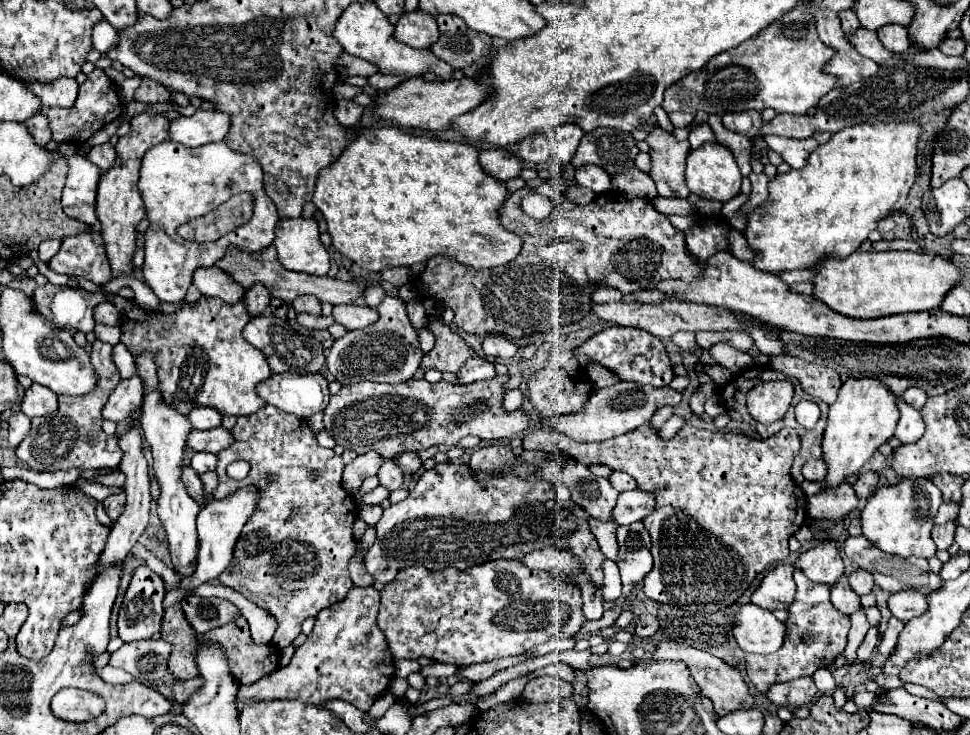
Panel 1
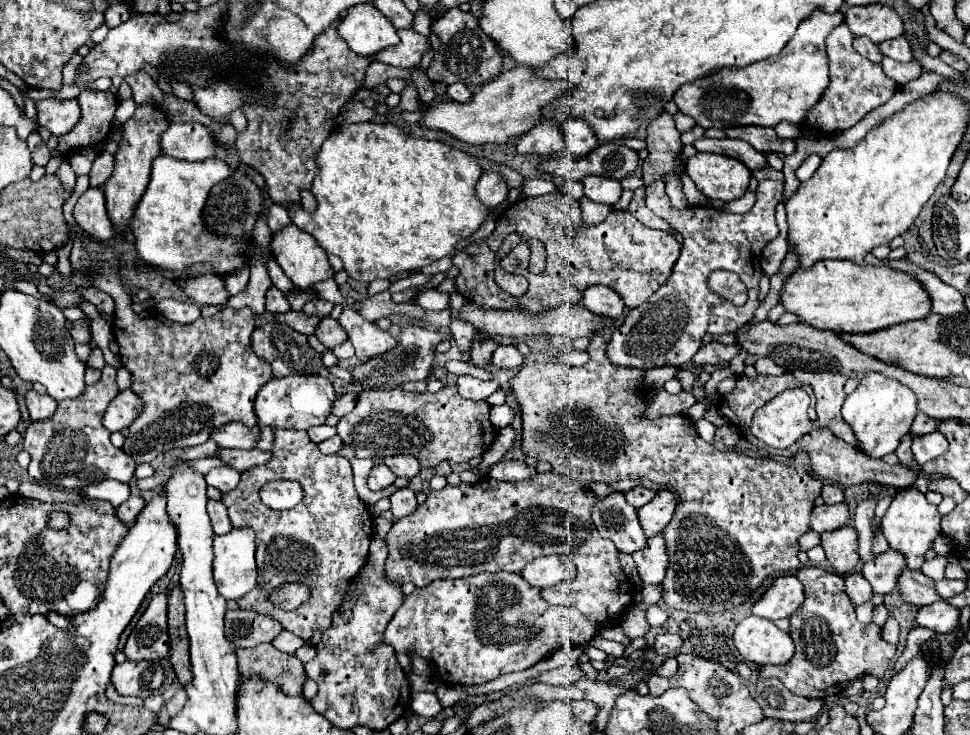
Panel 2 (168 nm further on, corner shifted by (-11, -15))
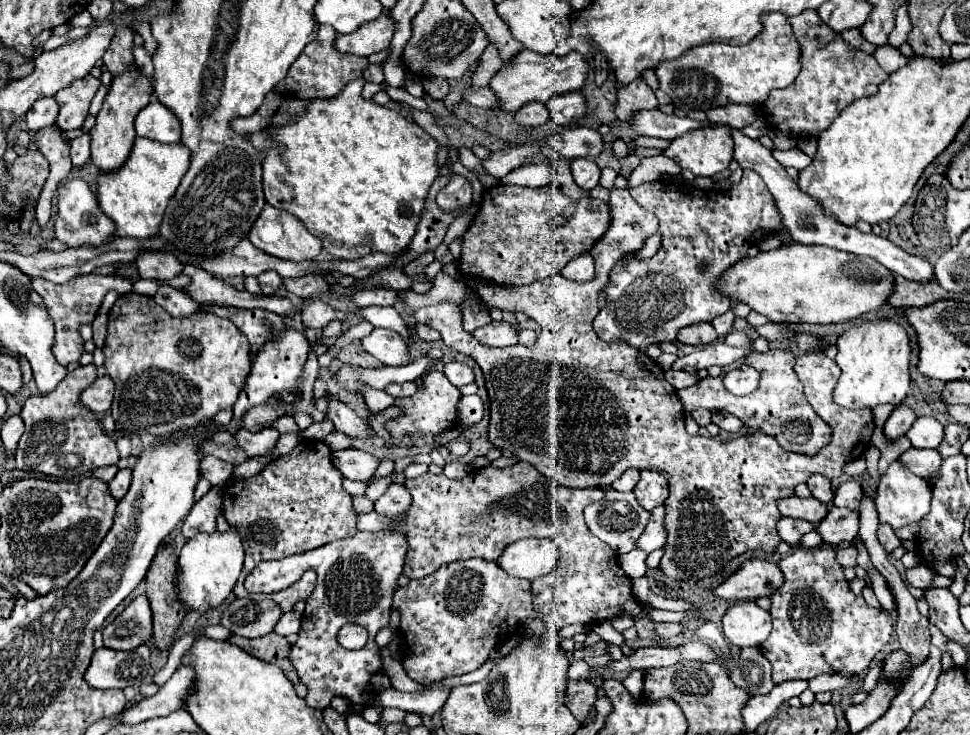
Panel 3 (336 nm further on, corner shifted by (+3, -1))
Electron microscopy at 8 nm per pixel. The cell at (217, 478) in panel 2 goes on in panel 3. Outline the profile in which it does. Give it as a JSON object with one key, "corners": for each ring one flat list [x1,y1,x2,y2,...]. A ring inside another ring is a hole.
{"corners":[[202,457,200,461,200,475,206,477,212,483,212,487,220,487,224,481,228,481,232,475,232,469,234,467,230,463,218,457]]}

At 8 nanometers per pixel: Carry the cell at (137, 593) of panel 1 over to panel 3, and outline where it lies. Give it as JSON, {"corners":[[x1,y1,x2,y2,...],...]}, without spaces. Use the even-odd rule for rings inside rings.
{"corners":[[138,595,112,625,102,629,104,645,118,651,130,651,152,639,152,611,146,595]]}

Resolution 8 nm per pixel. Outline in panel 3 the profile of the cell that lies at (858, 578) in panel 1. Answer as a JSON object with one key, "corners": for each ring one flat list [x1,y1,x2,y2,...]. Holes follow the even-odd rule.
{"corners":[[880,525,878,527,878,541,882,541,882,547,886,549,886,553,892,553,896,547,902,545,902,541,896,537,896,533,890,525]]}

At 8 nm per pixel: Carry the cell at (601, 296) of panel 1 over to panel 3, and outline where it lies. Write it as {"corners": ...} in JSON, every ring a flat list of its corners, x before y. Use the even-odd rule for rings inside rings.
{"corners":[[578,255,576,259,572,259,562,275,570,281,578,281,578,283,586,283,594,279,594,259,590,255]]}

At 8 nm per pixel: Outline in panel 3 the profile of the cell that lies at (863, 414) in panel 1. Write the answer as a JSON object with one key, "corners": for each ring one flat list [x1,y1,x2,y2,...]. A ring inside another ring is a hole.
{"corners":[[870,321,858,327,848,329,836,341,838,355,836,363,842,369,838,385,834,389,834,401,846,409,860,409,860,407,876,407,876,405,902,405,908,387,910,387,910,373,908,373,908,335,904,327,894,321]]}

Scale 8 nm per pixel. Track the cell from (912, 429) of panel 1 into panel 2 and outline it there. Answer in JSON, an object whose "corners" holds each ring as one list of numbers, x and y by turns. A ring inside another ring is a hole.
{"corners":[[934,431,932,435,924,435,920,439,912,439,912,453,916,463,924,465,948,451,948,441,940,431]]}

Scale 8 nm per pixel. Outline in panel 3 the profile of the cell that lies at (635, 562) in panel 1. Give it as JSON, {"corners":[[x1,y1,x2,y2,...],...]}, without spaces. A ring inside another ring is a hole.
{"corners":[[656,507,650,513,648,525,646,525,644,533,640,535,636,549,652,553,652,551,664,547,664,543,666,543,666,529,662,527,662,519,664,519,664,507]]}

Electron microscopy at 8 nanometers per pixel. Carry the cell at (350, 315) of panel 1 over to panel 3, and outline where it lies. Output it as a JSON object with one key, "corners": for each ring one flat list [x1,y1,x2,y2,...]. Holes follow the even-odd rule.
{"corners":[[374,329,370,335,360,339,360,345,364,351,368,351,386,365,398,367,408,363,408,347,396,331]]}

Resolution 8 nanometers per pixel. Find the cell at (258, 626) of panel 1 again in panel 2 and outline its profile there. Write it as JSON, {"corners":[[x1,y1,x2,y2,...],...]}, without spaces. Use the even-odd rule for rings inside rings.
{"corners":[[284,629,284,631,274,639,272,645,278,647,280,651,284,651,284,653,294,653,298,647,304,645,304,639,298,639,296,635,292,635,292,633,288,633,288,631]]}

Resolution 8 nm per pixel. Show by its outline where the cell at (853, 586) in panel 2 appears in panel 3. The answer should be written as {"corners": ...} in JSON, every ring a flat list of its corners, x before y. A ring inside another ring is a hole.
{"corners":[[850,545,848,549,838,549,836,551,836,561,840,567,856,567,856,549]]}

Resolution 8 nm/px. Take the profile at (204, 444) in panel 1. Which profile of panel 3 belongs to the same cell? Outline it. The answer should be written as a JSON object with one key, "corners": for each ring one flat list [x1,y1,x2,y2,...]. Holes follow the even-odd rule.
{"corners":[[266,427,256,433,250,433,246,429,238,429,238,433,234,433,232,437,236,439,238,447,244,449,244,453,248,457,256,457,256,455,266,455,276,445,280,433,272,427]]}

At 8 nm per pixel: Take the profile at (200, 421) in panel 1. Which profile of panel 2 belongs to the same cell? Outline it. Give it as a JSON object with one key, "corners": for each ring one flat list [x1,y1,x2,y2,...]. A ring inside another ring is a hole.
{"corners":[[228,423,220,429,216,429,212,433,212,439,220,445,220,447,238,447,238,449,252,449,256,447,258,439,260,439,260,425,256,427,246,427,242,423]]}

